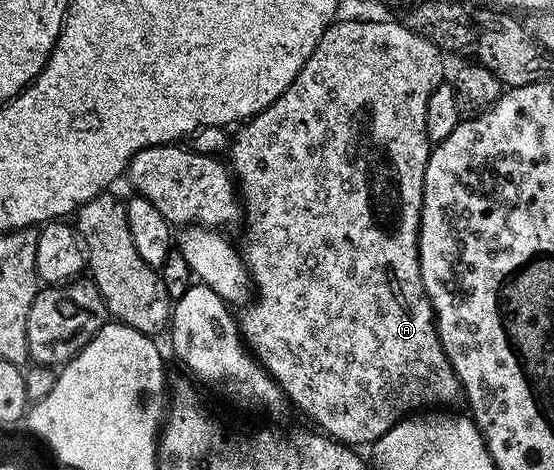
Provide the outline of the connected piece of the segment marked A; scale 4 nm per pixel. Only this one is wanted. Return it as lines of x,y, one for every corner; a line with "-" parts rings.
341,20
333,21
328,27
327,32
322,36
322,40
318,40
318,44
314,48
314,52
310,52
310,60
306,60
304,67
298,72
298,76
294,76
294,80
290,84
290,88
286,88
286,92
282,92
282,96
278,100
274,100
274,104
270,104
261,114
257,114
255,118
245,121
239,127
237,134
233,133
230,138
230,145
226,151
227,161
230,163
230,169
234,175
234,181
238,187
238,194
242,202
242,218
248,227
244,230
244,246
242,245
242,257
245,266
248,267
251,285
254,287
254,297
243,307
244,311
239,311
238,325
240,328
240,336
244,340
245,347
250,351
253,358
259,362
260,366
272,377
272,381
280,388
281,395
285,399
288,398
315,424
327,437
334,438
338,442
343,442
353,448
367,447
369,444
374,444
381,436
383,436
391,426
396,425
401,418
411,415
413,412
419,411
421,408
448,408
451,402
461,401
462,391
460,381
454,372
454,368
450,364
446,352
440,343
440,337
436,331
436,317
432,311
430,300
426,296
426,288
422,284
422,272
420,271
420,253
418,252
418,244
420,243
420,213
422,212
422,196
424,195
424,177
426,176
426,164
430,153
430,143
426,136
426,100
430,96
430,92
434,92
434,88
442,85
440,78
444,74
444,62
442,52
434,44
430,44
430,40
426,40
422,36
418,36
411,28
405,26
403,21
396,22
340,22

